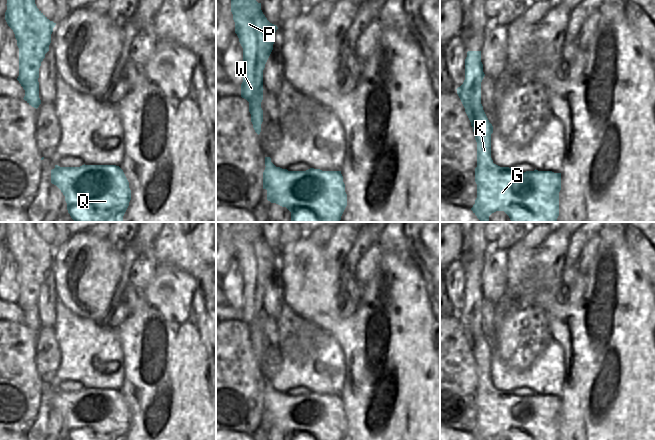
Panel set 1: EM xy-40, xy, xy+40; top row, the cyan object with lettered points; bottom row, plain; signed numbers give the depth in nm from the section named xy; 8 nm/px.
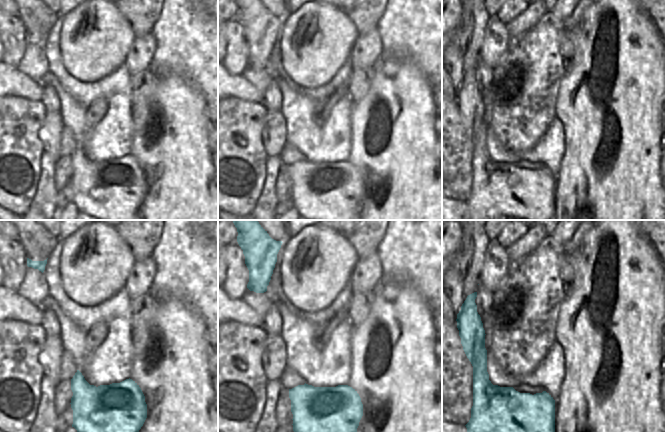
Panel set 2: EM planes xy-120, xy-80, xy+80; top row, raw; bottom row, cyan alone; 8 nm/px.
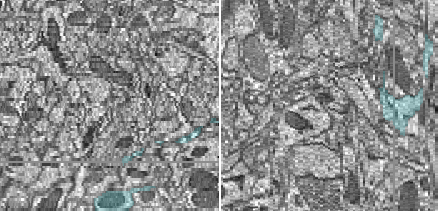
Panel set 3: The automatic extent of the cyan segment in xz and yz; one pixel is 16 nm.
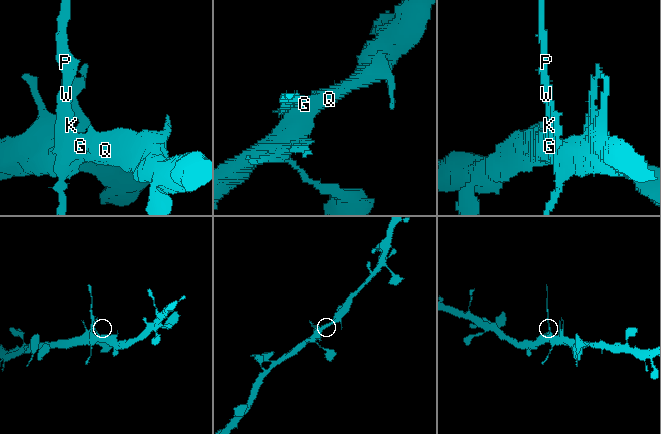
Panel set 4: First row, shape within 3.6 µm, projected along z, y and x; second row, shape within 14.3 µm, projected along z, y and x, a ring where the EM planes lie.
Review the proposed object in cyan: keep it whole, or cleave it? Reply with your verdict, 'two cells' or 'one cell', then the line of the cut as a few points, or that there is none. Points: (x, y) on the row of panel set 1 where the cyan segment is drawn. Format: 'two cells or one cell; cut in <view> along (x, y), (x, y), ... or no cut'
two cells; cut in xy+40 along (492, 162), (489, 166), (477, 167)

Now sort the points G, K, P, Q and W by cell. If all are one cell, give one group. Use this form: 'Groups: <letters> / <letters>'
Groups: G Q / K P W

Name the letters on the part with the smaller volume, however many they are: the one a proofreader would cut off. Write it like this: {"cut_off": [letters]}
{"cut_off": ["K", "P", "W"]}

